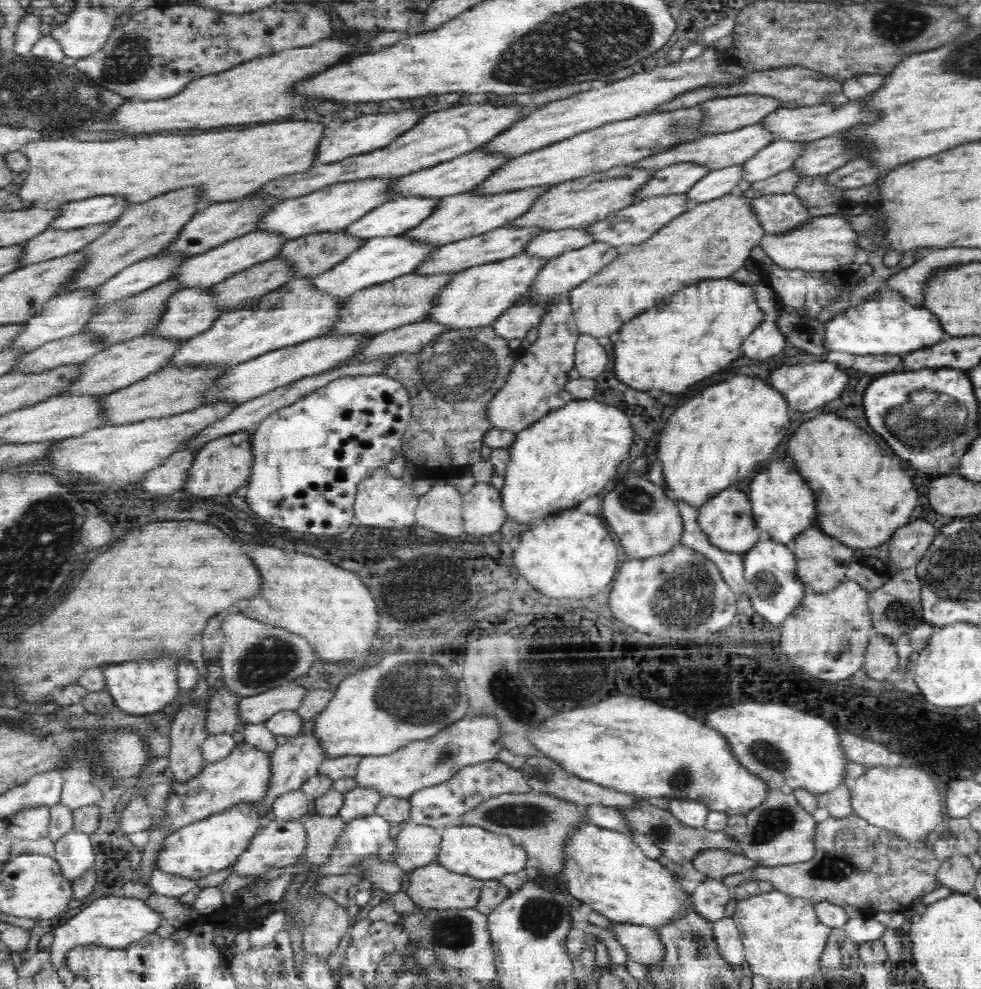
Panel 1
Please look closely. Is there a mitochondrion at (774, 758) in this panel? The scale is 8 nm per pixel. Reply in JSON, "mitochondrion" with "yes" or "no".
{"mitochondrion":"yes"}

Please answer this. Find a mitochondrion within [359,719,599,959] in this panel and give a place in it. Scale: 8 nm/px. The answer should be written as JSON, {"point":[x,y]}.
{"point":[539,917]}

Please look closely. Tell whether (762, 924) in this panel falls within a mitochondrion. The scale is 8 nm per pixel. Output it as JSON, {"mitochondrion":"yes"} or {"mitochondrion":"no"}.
{"mitochondrion":"no"}

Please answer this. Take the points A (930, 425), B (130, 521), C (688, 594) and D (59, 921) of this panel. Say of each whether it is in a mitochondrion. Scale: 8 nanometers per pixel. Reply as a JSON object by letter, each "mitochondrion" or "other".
{"A":"mitochondrion","B":"other","C":"mitochondrion","D":"other"}

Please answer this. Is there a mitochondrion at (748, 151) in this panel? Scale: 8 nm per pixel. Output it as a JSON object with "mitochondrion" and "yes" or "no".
{"mitochondrion":"no"}

